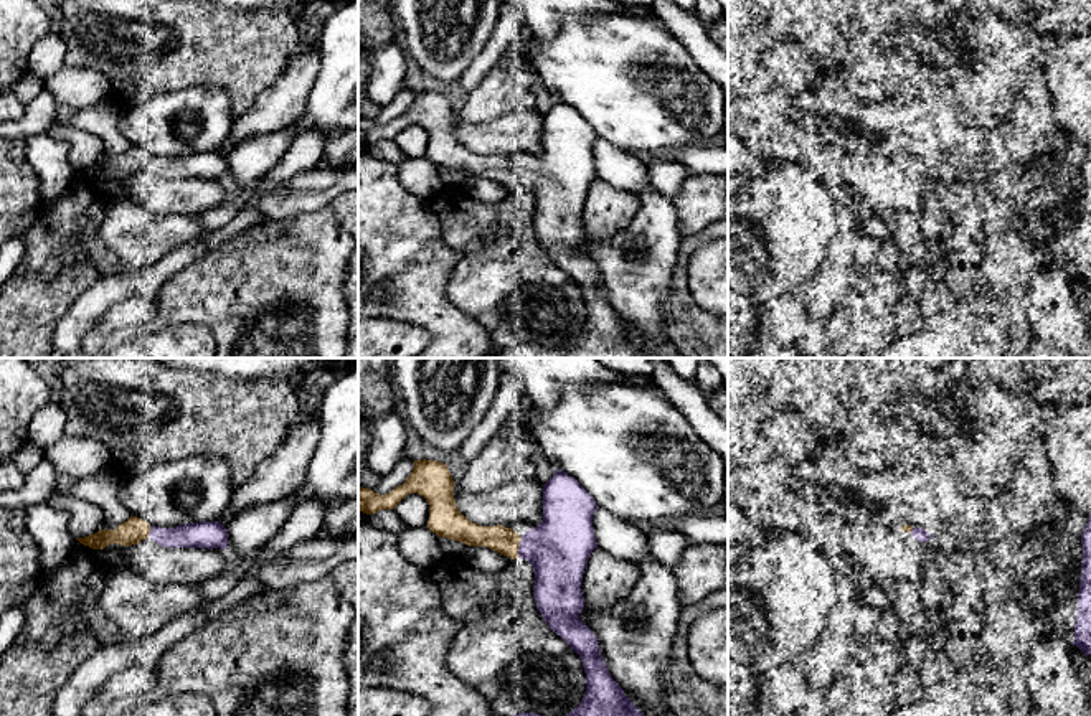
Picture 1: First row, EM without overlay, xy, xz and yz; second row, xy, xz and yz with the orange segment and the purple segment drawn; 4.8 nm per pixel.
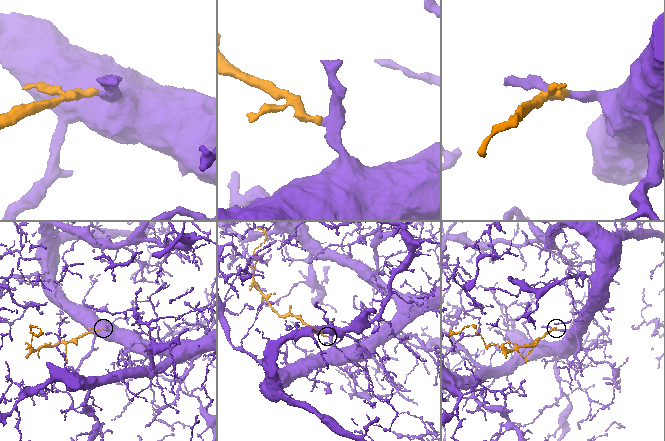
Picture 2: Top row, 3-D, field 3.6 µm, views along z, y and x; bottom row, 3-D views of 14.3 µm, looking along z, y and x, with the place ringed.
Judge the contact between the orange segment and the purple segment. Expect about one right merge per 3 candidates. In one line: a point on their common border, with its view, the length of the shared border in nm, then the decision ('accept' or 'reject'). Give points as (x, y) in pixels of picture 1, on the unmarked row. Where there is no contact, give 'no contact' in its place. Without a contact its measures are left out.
contact xz (517, 178); length 100 nm; accept

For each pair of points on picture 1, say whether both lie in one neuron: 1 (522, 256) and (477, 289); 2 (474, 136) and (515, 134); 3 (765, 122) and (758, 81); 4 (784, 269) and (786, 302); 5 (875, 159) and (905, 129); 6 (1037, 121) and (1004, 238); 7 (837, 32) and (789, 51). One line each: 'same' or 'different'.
1: same
2: same
3: different
4: different
5: different
6: same
7: different

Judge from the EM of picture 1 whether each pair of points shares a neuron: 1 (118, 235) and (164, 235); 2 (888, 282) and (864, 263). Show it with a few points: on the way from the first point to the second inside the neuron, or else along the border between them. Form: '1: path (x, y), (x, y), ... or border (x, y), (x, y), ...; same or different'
1: path (129, 235), (152, 235); same
2: border (875, 266), (860, 271); different

